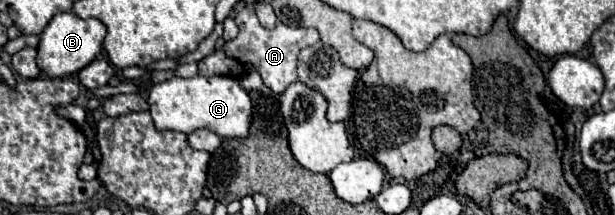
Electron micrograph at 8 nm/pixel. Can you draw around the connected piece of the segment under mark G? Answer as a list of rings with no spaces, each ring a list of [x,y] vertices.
[[[193,76],[171,78],[155,84],[149,92],[149,112],[157,130],[177,130],[191,134],[193,130],[207,128],[223,138],[245,138],[251,124],[251,98],[235,78],[227,76]]]

